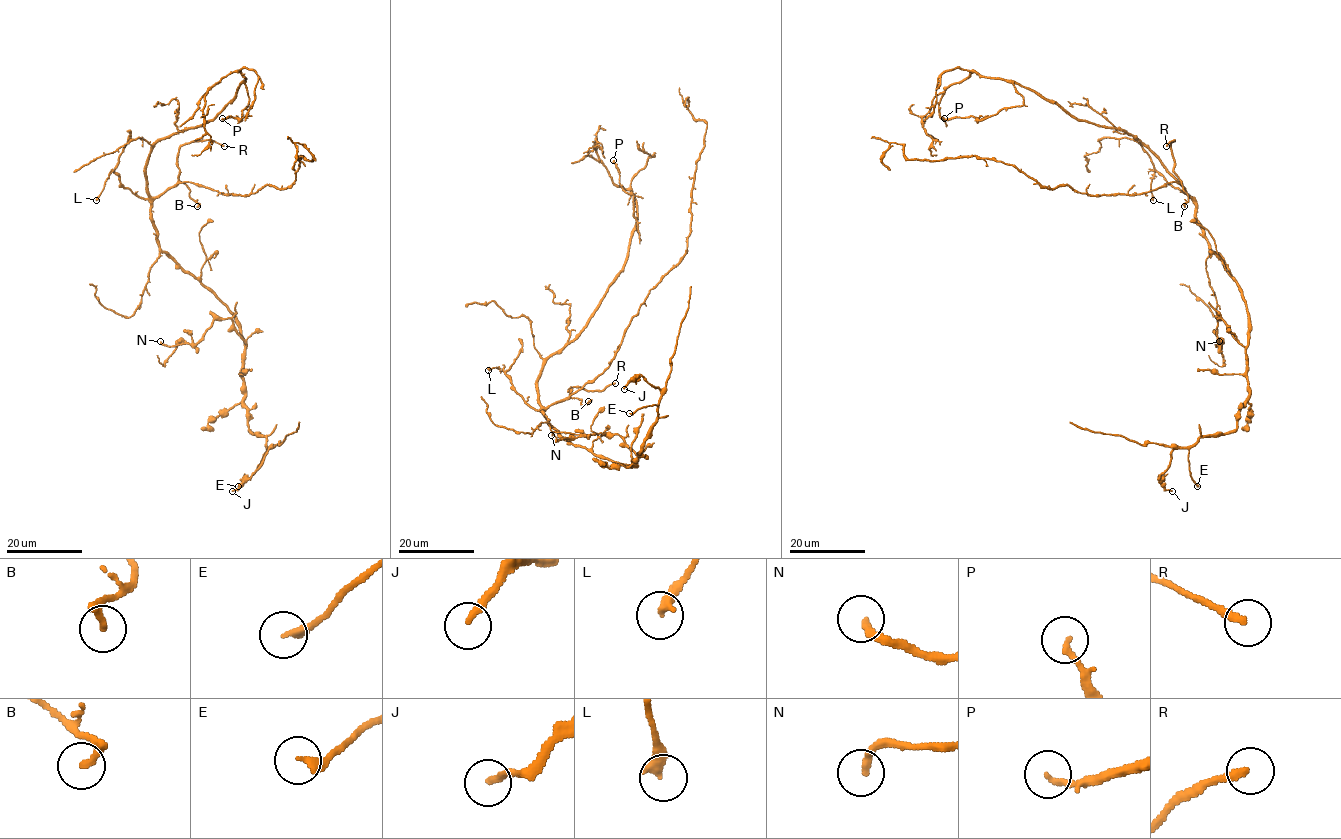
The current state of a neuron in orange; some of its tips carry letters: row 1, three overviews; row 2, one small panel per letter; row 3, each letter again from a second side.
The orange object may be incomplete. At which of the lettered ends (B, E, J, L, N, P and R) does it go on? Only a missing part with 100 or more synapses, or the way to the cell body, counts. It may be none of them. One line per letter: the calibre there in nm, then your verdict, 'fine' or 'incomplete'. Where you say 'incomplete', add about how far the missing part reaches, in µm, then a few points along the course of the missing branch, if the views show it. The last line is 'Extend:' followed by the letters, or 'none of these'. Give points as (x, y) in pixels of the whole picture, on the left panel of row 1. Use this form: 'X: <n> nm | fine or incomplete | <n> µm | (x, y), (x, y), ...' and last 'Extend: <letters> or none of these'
B: 240 nm | fine
E: 280 nm | fine
J: 200 nm | fine
L: 340 nm | fine
N: 240 nm | fine
P: 180 nm | fine
R: 240 nm | incomplete | 110 µm | (224, 146), (265, 174), (303, 220), (303, 262), (311, 270), (317, 339), (309, 398), (286, 447)
Extend: R

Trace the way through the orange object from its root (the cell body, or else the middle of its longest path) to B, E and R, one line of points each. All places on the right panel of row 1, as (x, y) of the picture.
B: (1196, 214), (1195, 202), (1182, 181), (1188, 199), (1184, 206)
E: (1196, 214), (1248, 314), (1249, 394), (1235, 429), (1201, 437), (1189, 449), (1197, 486)
R: (1196, 214), (1195, 202), (1173, 170), (1170, 144), (1174, 140), (1166, 146)

